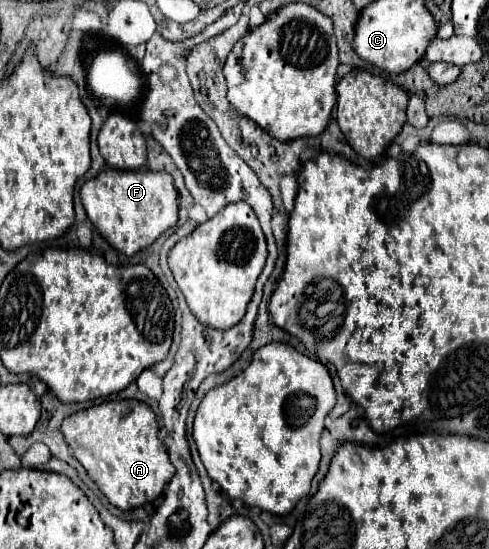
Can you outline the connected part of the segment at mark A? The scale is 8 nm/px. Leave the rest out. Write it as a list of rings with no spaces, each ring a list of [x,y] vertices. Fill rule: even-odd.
[[[112,400],[80,410],[64,420],[62,434],[90,480],[108,498],[108,502],[120,510],[132,510],[156,500],[174,476],[168,450],[158,438],[156,414],[144,402]],[[122,410],[130,410],[130,414],[120,418]]]

